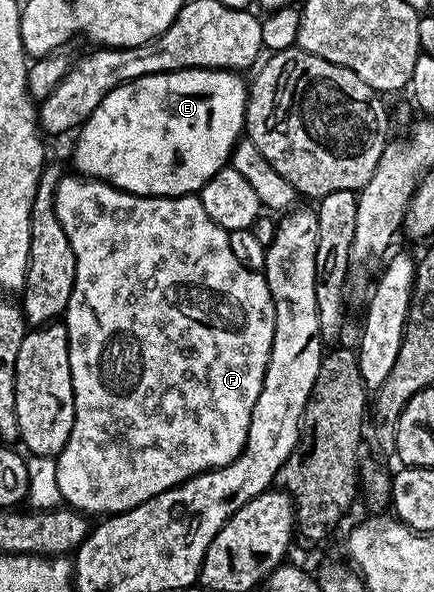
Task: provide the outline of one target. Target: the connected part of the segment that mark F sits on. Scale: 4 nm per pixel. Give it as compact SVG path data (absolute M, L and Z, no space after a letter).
M62 176L53 196L55 215L59 215L63 231L67 231L71 251L75 251L75 283L63 314L69 336L75 419L63 451L56 456L57 492L68 508L86 515L112 515L139 507L139 503L147 503L147 499L175 488L195 475L223 467L245 450L251 427L251 411L255 411L271 355L275 311L264 276L258 270L243 267L243 263L235 259L229 246L228 232L221 229L219 223L207 215L207 211L203 211L200 196L140 197L137 193L125 193L105 181L72 176Z

